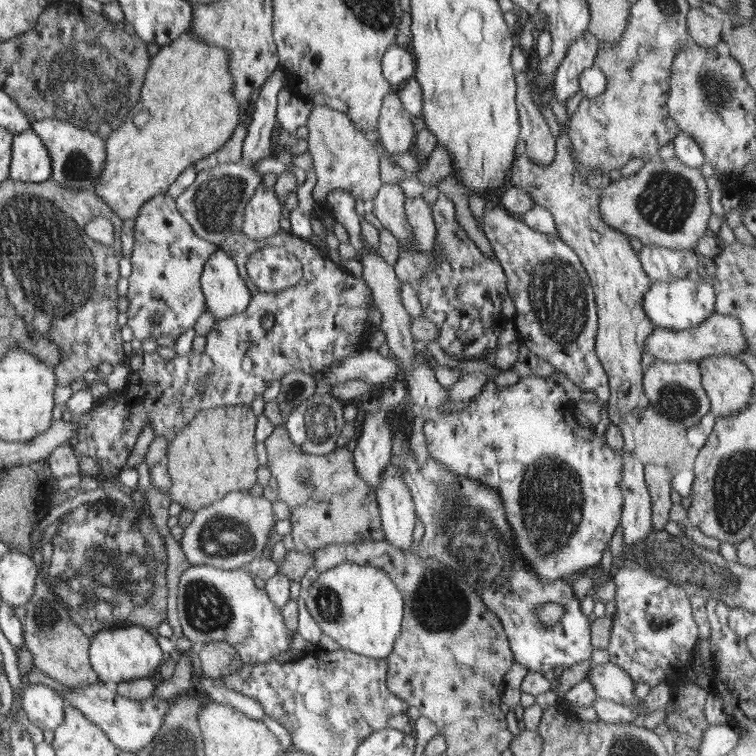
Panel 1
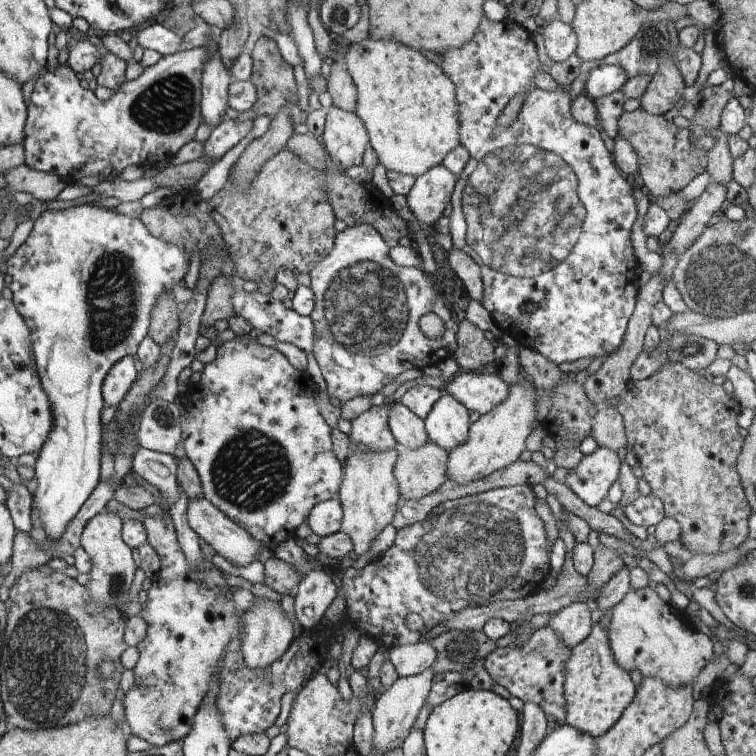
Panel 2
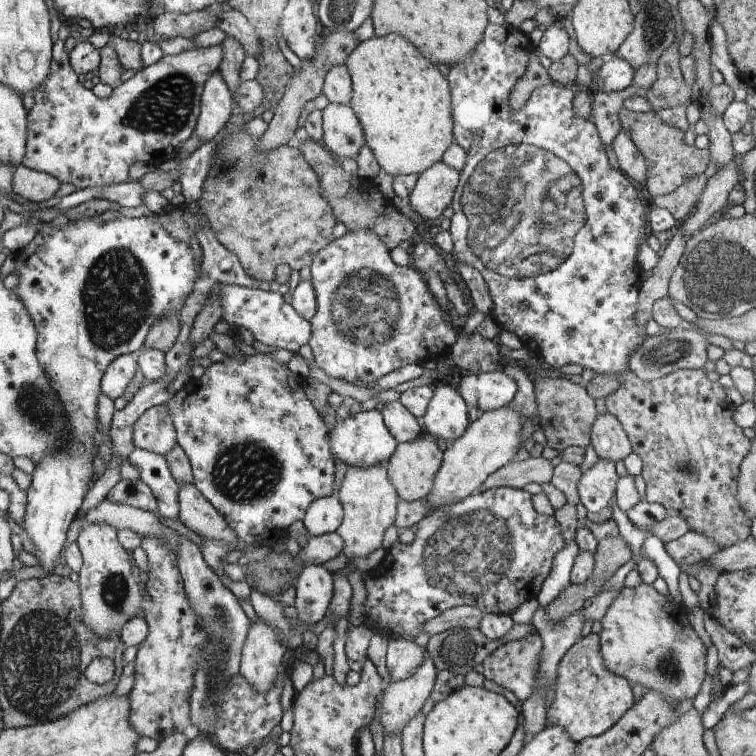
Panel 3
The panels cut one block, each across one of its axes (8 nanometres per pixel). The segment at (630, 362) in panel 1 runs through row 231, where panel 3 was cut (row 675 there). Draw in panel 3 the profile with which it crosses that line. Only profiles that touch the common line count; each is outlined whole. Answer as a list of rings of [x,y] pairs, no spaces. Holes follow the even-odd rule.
[[[593,633],[581,638],[564,654],[557,669],[554,688],[553,701],[547,708],[546,726],[560,726],[576,743],[601,736],[635,704],[632,686],[604,667],[599,652],[599,636]]]

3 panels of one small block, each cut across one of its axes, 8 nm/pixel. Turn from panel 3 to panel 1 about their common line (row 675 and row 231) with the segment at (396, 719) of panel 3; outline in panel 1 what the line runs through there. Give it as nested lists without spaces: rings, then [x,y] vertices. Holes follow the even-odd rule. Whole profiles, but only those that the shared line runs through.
[[[421,197],[406,199],[404,207],[415,237],[413,244],[406,248],[419,248],[420,252],[433,250],[437,240],[433,210]]]

